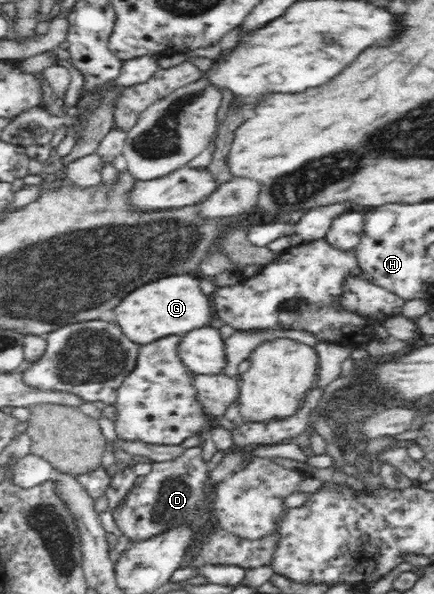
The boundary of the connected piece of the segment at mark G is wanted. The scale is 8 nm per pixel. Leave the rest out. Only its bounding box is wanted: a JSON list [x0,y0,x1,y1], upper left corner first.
[116,276,214,346]

